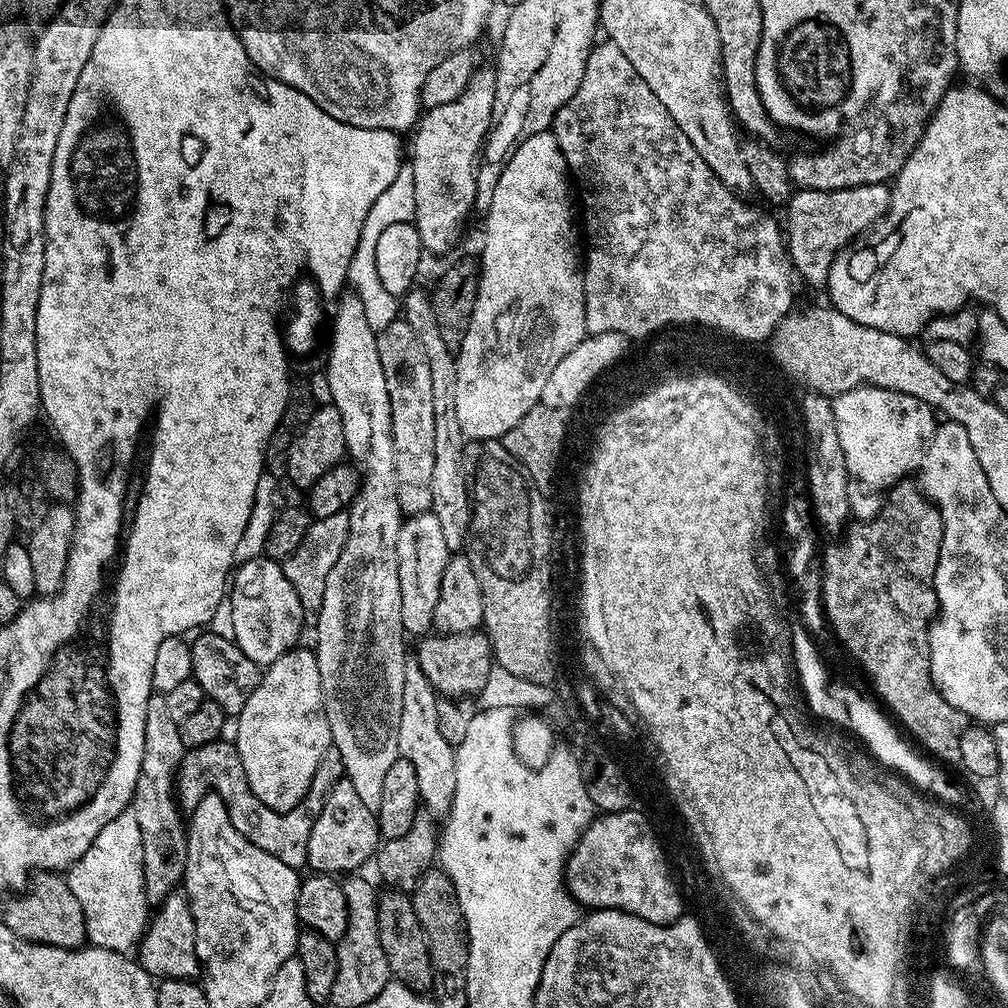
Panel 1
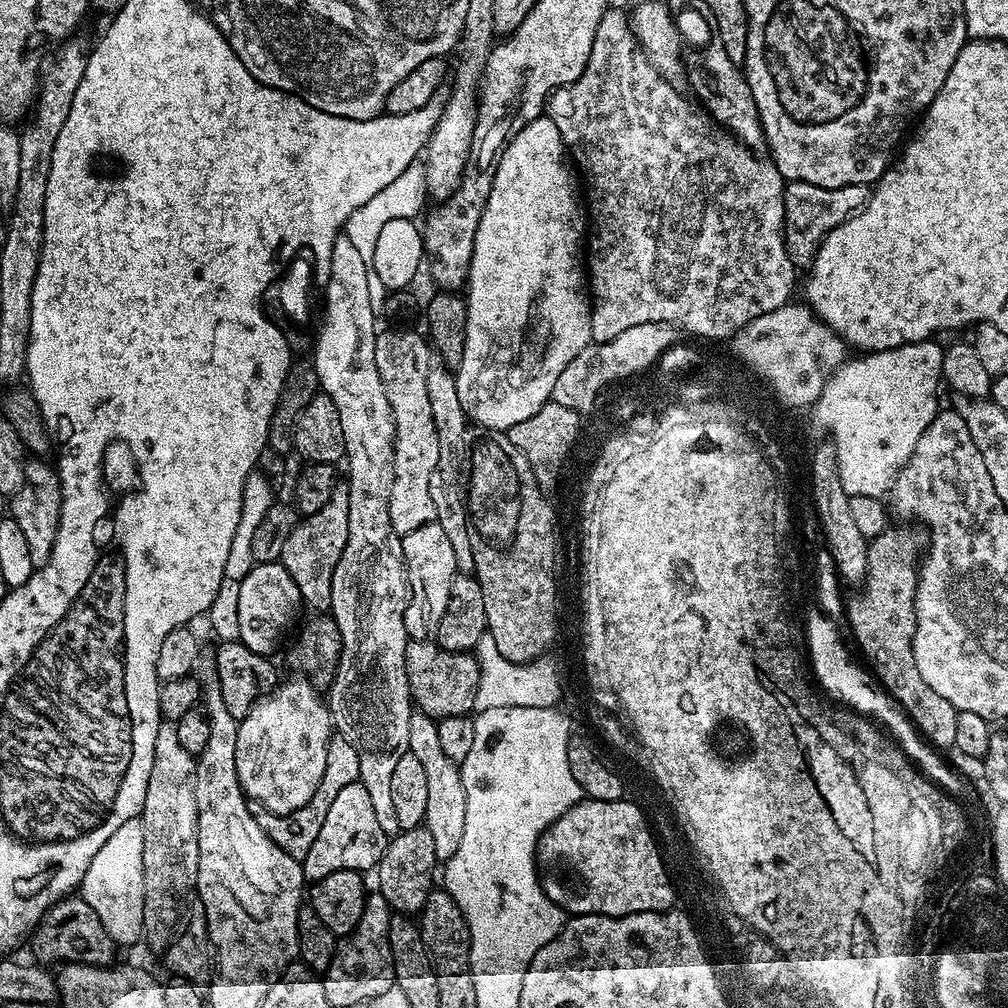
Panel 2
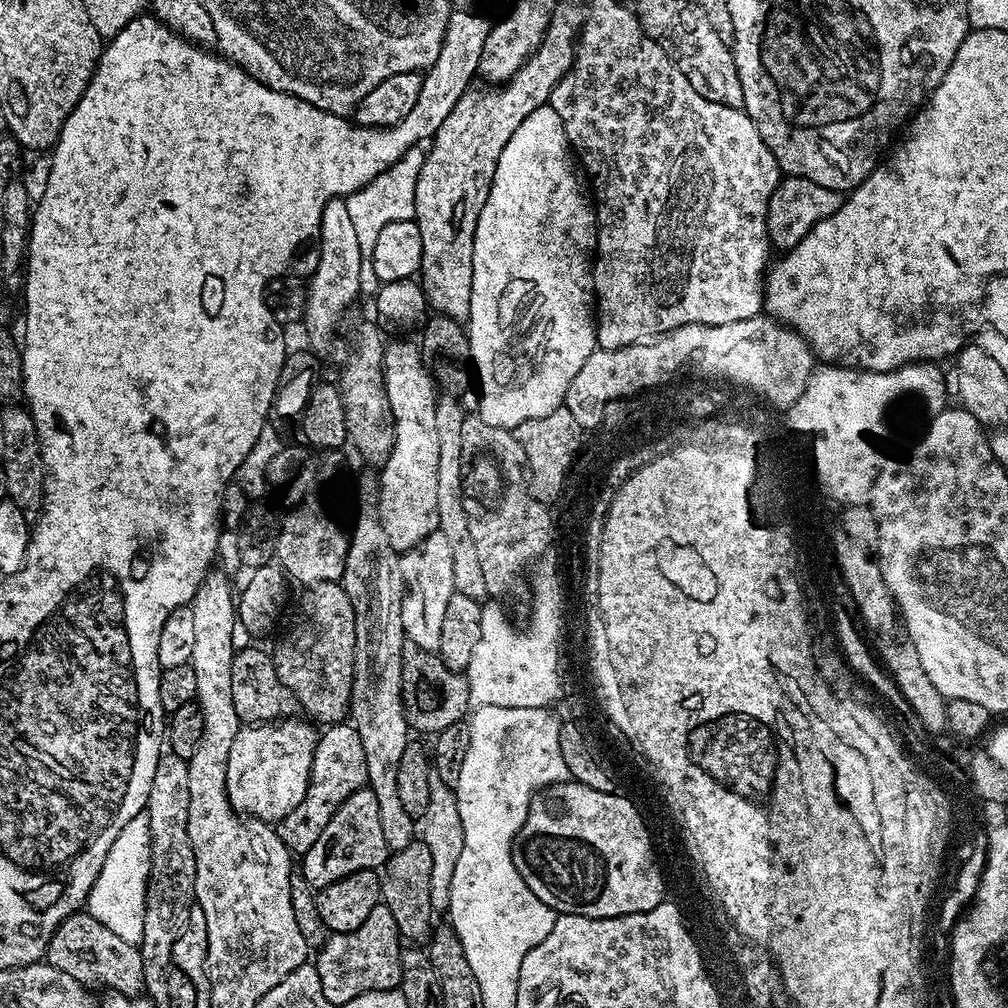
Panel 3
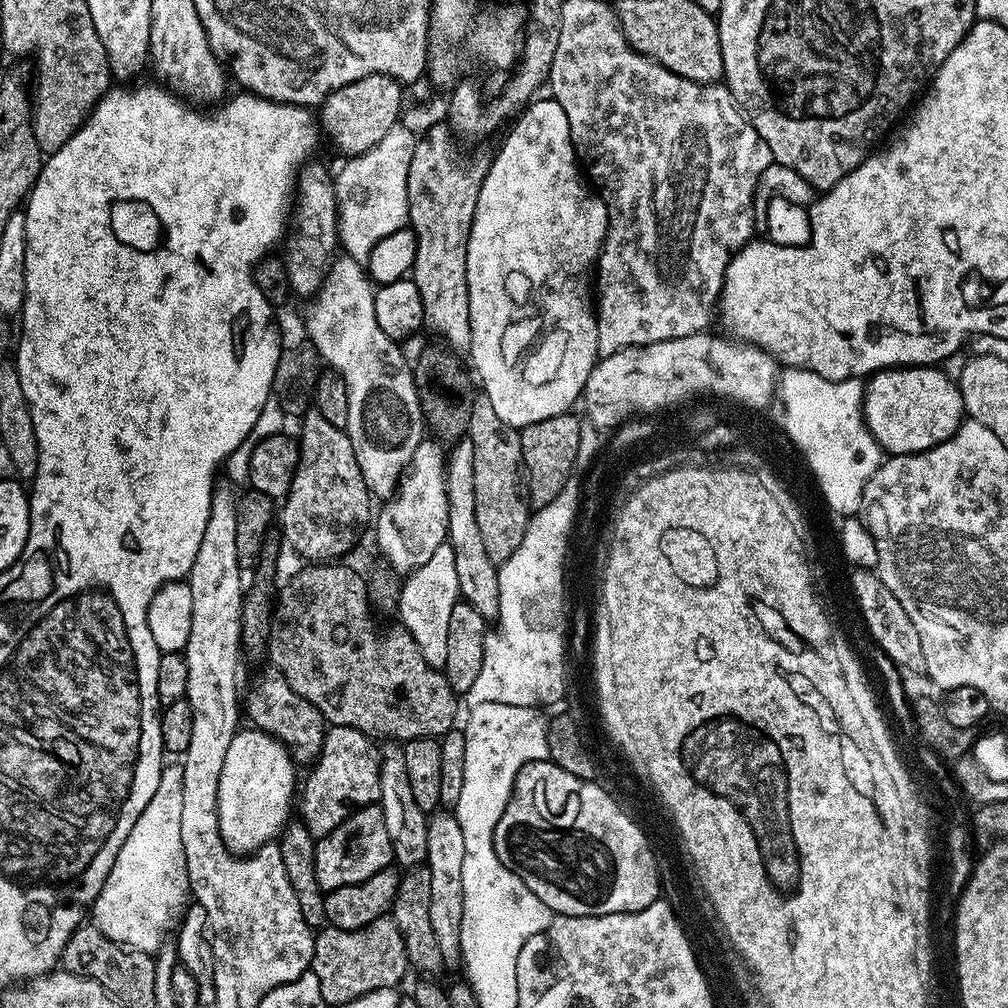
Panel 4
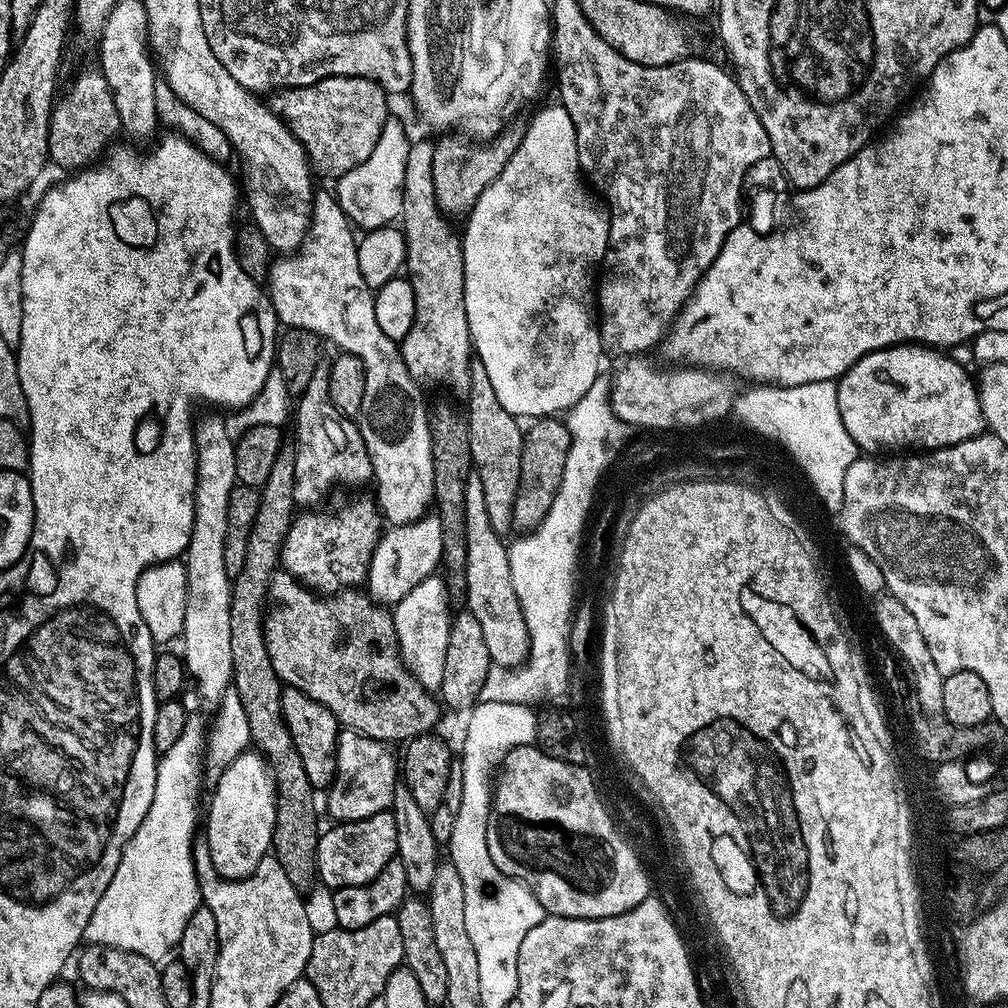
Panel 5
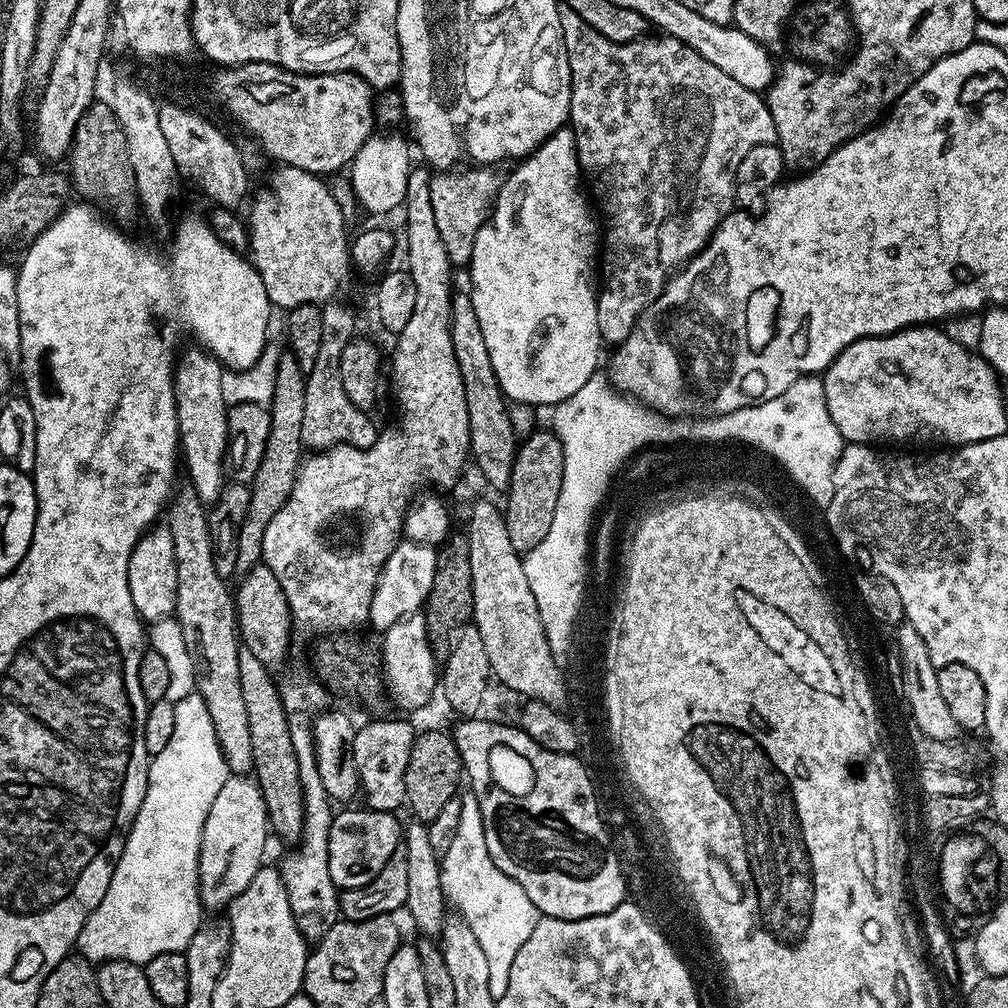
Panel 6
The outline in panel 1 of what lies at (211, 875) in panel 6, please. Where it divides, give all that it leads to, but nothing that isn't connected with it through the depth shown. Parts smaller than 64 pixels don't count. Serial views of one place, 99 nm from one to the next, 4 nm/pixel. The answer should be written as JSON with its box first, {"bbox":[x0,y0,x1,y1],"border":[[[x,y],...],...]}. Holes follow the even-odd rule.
{"bbox":[234,646,332,812],"border":[[[297,646],[267,665],[234,724],[236,753],[246,770],[249,790],[275,812],[289,812],[298,806],[310,790],[322,754],[332,747],[315,651]]]}

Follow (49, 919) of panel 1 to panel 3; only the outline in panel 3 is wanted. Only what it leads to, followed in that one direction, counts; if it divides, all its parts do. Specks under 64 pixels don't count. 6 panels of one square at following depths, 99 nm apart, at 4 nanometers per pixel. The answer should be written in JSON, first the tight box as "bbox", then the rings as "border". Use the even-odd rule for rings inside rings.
{"bbox":[46,910,144,996],"border":[[[77,910],[70,914],[54,930],[54,934],[48,940],[48,951],[46,953],[46,962],[74,978],[79,984],[93,986],[92,984],[101,984],[102,987],[108,988],[111,993],[117,992],[123,996],[138,996],[144,992],[142,954],[139,947],[123,938],[118,938],[118,934],[106,930],[98,918],[94,918],[87,910]]]}

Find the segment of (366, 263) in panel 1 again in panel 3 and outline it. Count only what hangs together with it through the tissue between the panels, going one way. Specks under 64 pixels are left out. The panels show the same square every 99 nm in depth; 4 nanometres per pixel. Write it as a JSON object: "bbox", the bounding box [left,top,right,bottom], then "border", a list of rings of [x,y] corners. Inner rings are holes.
{"bbox":[347,146,425,298],"border":[[[417,146],[407,148],[400,159],[387,168],[384,172],[379,172],[366,186],[362,186],[351,196],[347,197],[348,209],[350,210],[350,219],[354,225],[354,231],[358,238],[358,246],[362,250],[362,270],[360,271],[360,291],[368,298],[375,297],[380,289],[380,281],[374,274],[374,242],[378,242],[378,233],[382,231],[382,226],[390,226],[390,222],[402,222],[403,220],[415,220],[416,211],[414,210],[414,186],[418,178],[418,170],[422,170],[425,149]]]}

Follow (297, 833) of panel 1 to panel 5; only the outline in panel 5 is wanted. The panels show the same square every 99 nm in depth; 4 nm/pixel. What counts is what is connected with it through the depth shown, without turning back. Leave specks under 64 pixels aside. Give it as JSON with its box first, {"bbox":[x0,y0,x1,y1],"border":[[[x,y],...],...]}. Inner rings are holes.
{"bbox":[327,730,398,822],"border":[[[351,730],[341,731],[336,743],[336,779],[327,789],[328,812],[336,822],[346,820],[361,820],[370,818],[379,812],[389,811],[392,807],[392,799],[398,787],[398,760],[392,757],[392,752],[383,740],[375,740],[369,736],[363,736],[361,732]]]}

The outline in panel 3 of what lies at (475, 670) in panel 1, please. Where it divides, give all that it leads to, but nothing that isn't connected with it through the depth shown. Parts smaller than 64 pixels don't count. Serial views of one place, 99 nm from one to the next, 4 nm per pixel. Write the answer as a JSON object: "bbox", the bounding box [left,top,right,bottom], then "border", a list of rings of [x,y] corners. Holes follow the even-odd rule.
{"bbox":[404,643,469,734],"border":[[[405,643],[404,665],[404,715],[408,717],[409,729],[435,734],[446,730],[446,726],[461,723],[469,715],[468,678],[464,672],[451,672],[442,658],[435,652],[427,652],[417,644]]]}

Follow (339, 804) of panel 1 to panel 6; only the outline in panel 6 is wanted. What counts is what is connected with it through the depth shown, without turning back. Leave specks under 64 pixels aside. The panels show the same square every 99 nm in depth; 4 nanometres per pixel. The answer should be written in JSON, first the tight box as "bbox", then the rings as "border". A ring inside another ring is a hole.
{"bbox":[328,807,402,890],"border":[[[367,807],[352,808],[349,812],[337,811],[328,831],[328,861],[330,878],[337,890],[366,886],[378,878],[378,870],[390,862],[390,854],[402,844],[402,824],[391,812],[373,812]]]}

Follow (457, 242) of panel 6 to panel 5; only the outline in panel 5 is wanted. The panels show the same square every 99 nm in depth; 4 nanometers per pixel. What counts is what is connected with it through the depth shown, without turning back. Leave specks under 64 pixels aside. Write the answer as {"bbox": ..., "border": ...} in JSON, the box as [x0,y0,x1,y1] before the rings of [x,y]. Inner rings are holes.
{"bbox":[434,122,524,218],"border":[[[509,122],[504,125],[500,135],[492,140],[479,141],[463,134],[444,134],[434,143],[434,192],[442,213],[450,218],[465,217],[478,202],[482,190],[506,170],[506,162],[518,150],[524,137],[523,123]]]}

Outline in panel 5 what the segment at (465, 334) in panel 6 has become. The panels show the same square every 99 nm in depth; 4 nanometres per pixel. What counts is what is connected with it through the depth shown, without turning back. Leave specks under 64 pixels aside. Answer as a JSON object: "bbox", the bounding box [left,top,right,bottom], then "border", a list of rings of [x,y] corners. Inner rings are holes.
{"bbox":[466,362,524,533],"border":[[[478,362],[469,363],[468,366],[467,400],[466,415],[470,434],[470,454],[473,469],[478,474],[478,478],[482,478],[486,514],[490,518],[490,526],[494,526],[496,532],[511,533],[513,531],[514,498],[518,498],[518,482],[522,474],[522,446],[524,445],[522,424],[517,417],[511,416],[502,407],[502,402],[498,402],[498,394],[494,394],[494,385],[486,374],[486,366]]]}

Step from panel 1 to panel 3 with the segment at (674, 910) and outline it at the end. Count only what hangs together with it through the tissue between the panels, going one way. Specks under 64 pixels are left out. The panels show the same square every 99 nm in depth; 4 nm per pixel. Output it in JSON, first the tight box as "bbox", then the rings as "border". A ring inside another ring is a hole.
{"bbox":[512,782,666,918],"border":[[[565,782],[551,785],[533,796],[528,817],[512,843],[512,857],[526,886],[530,886],[548,908],[565,916],[614,918],[642,914],[666,900],[666,883],[656,864],[644,817],[626,796],[615,791],[590,790],[585,784]]]}

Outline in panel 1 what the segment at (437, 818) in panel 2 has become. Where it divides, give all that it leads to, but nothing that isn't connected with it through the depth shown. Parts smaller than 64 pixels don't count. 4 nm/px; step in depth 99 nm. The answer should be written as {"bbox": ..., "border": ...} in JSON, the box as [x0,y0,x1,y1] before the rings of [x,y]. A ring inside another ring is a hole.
{"bbox":[398,658,456,818],"border":[[[408,658],[404,661],[404,670],[402,718],[398,718],[398,750],[402,759],[410,762],[418,774],[421,805],[430,815],[444,818],[454,802],[456,750],[438,730],[438,694],[430,686],[426,674],[422,674],[422,666],[418,666],[415,658]]]}

